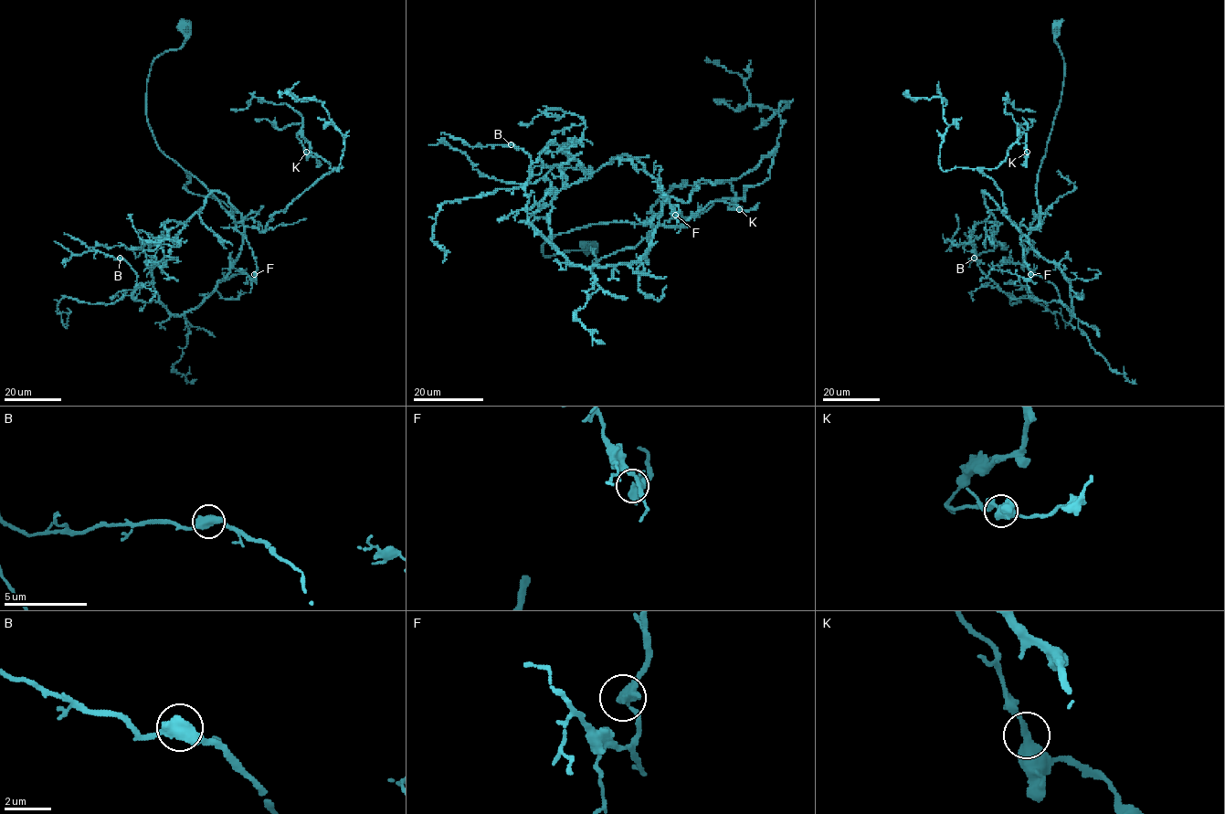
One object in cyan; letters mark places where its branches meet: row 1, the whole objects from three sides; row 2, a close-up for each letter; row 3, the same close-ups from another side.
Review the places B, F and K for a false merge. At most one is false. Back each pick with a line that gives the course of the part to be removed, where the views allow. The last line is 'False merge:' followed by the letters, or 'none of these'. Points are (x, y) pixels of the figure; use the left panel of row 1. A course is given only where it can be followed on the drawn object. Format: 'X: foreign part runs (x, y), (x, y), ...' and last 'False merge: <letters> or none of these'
False merge: none of these

